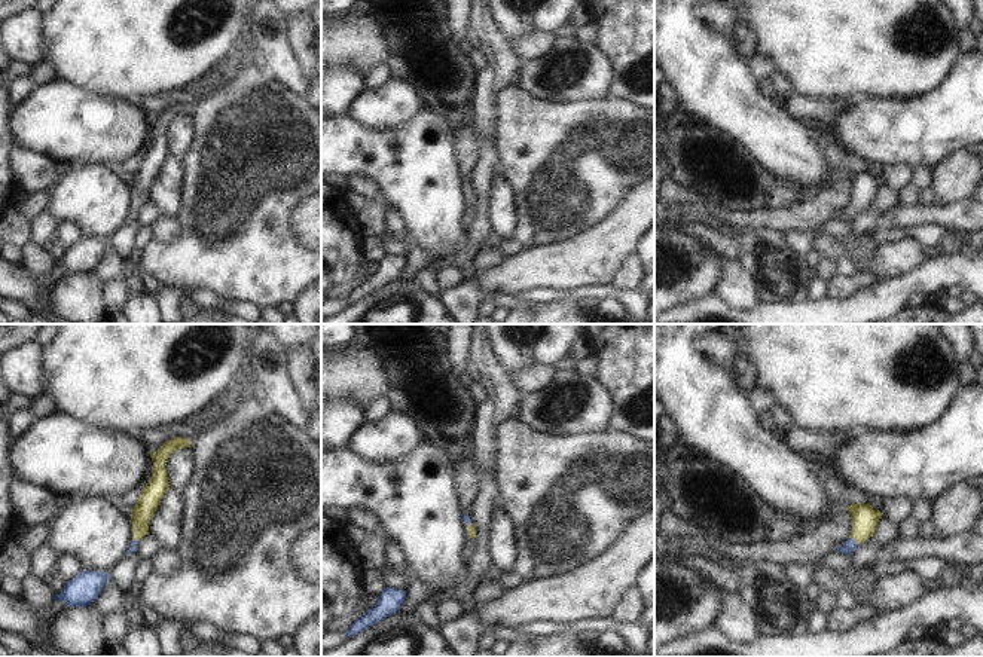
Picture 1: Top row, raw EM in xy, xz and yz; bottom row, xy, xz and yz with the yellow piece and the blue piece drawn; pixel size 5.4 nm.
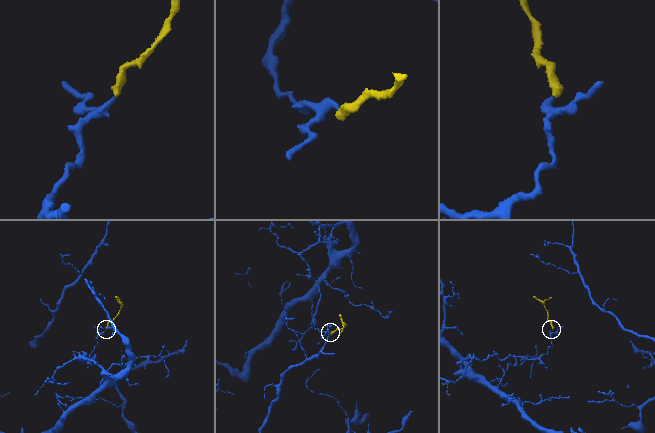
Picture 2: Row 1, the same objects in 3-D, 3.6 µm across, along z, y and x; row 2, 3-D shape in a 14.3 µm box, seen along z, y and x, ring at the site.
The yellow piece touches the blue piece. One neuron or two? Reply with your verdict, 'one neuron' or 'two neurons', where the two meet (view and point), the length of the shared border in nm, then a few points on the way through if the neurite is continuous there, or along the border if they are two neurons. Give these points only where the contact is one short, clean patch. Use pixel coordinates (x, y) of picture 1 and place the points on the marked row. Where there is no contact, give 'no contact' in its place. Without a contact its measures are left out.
one neuron; meets yellow in yz at (854, 540); contact 60 nm long; runs through yz (864, 519), (864, 525), (854, 540), (849, 546)

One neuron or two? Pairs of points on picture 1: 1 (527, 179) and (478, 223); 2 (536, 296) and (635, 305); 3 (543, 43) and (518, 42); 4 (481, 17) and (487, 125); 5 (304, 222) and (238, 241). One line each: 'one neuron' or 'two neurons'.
1: two neurons
2: one neuron
3: one neuron
4: one neuron
5: two neurons

